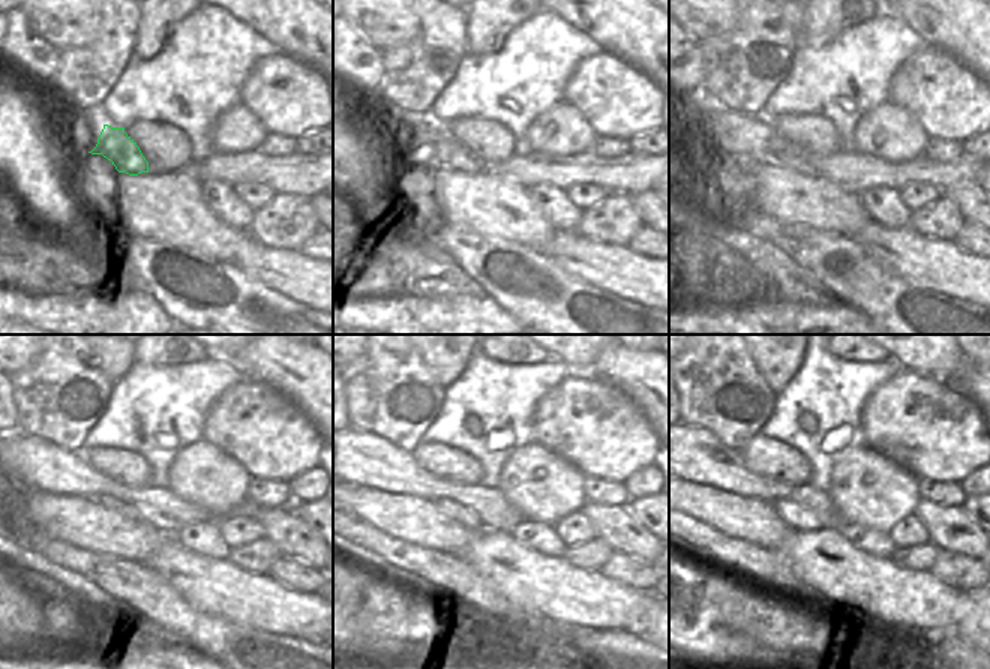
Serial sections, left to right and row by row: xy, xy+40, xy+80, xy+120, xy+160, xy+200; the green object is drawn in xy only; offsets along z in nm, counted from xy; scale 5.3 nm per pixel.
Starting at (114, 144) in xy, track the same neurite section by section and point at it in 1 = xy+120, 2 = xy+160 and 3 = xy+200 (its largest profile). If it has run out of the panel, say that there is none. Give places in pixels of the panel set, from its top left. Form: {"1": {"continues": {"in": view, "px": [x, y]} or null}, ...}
{"1": {"continues": {"in": "xy+120", "px": [116, 506]}}, "2": {"continues": {"in": "xy+160", "px": [462, 515]}}, "3": {"continues": {"in": "xy+200", "px": [800, 519]}}}

